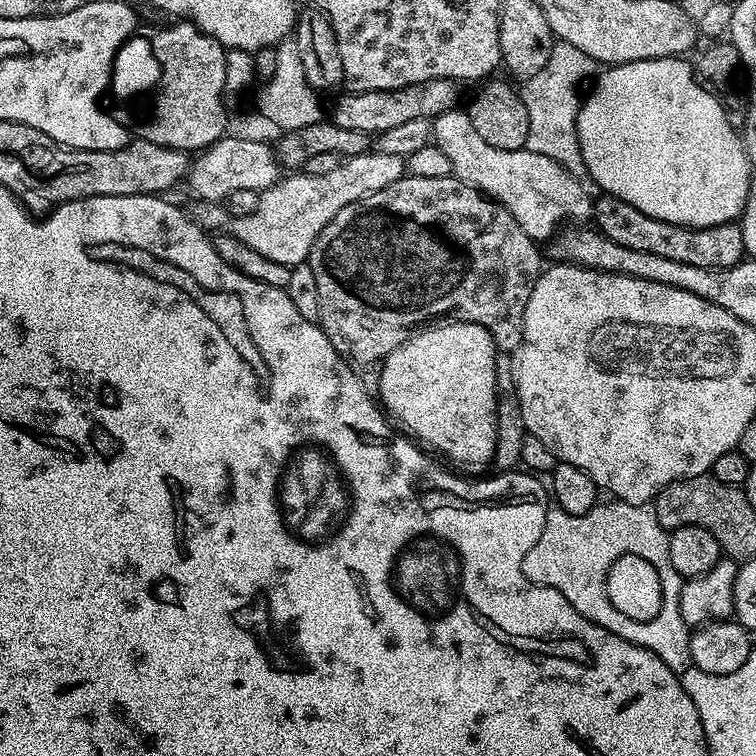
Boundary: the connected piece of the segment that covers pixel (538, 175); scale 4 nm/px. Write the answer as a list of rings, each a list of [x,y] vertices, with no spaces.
[[[464,110],[444,112],[431,121],[431,126],[432,140],[450,162],[452,175],[499,202],[514,218],[514,222],[526,230],[531,240],[551,241],[558,226],[565,223],[564,219],[568,219],[568,222],[584,222],[591,217],[593,197],[588,197],[585,185],[558,166],[554,158],[534,154],[525,147],[498,150],[498,146],[490,146],[490,142],[482,142],[478,130],[474,130],[474,122],[470,122]]]

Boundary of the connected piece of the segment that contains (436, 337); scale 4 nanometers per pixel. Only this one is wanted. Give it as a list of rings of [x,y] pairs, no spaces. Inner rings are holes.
[[[459,318],[453,321],[453,324],[437,323],[440,324],[437,328],[428,326],[423,330],[413,331],[399,347],[387,356],[384,360],[382,374],[379,376],[378,398],[383,409],[408,427],[407,431],[421,445],[429,444],[429,446],[424,446],[431,449],[433,453],[441,452],[446,459],[453,460],[456,464],[465,464],[468,468],[476,468],[479,464],[488,466],[492,464],[498,438],[496,344],[492,341],[491,334],[488,333],[491,331],[485,325]]]

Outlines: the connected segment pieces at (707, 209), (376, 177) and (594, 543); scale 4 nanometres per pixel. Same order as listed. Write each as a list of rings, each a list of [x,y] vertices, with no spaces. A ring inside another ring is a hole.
[[[663,56],[657,60],[635,60],[629,64],[614,64],[605,67],[595,77],[591,85],[592,93],[583,97],[578,114],[576,129],[578,130],[578,146],[582,158],[586,162],[588,180],[600,187],[601,193],[622,198],[622,202],[630,202],[634,210],[642,210],[642,214],[650,214],[650,218],[658,218],[662,222],[677,224],[683,228],[709,228],[739,221],[744,212],[746,198],[750,194],[750,186],[754,182],[754,166],[748,160],[748,152],[744,149],[741,133],[728,121],[723,106],[701,86],[696,74],[687,59],[674,56]]]
[[[375,150],[366,151],[357,156],[341,159],[335,170],[330,170],[327,174],[306,174],[301,171],[299,174],[287,175],[290,177],[286,176],[278,180],[271,188],[265,188],[260,193],[258,207],[251,214],[231,217],[228,215],[227,207],[216,202],[197,199],[196,205],[190,208],[190,215],[201,228],[209,233],[227,234],[238,238],[238,242],[246,242],[246,246],[250,246],[250,250],[258,250],[258,254],[262,254],[262,258],[270,258],[270,262],[289,266],[302,264],[312,253],[312,247],[318,234],[322,234],[322,230],[331,222],[334,214],[338,214],[338,210],[342,210],[346,206],[350,206],[350,202],[358,202],[378,190],[386,190],[386,186],[398,182],[405,174],[405,157],[398,154],[382,154]]]
[[[597,503],[586,514],[575,516],[566,514],[566,510],[552,506],[546,514],[546,526],[542,526],[542,535],[538,542],[530,546],[522,562],[522,570],[532,584],[558,590],[578,614],[598,626],[602,626],[618,637],[634,645],[650,650],[662,658],[672,672],[682,674],[690,668],[691,631],[682,621],[681,586],[684,578],[670,562],[669,533],[661,526],[651,507],[643,504]],[[623,555],[638,555],[650,562],[658,572],[661,584],[661,609],[659,614],[648,622],[640,622],[622,614],[610,602],[607,592],[608,571],[618,558]]]

